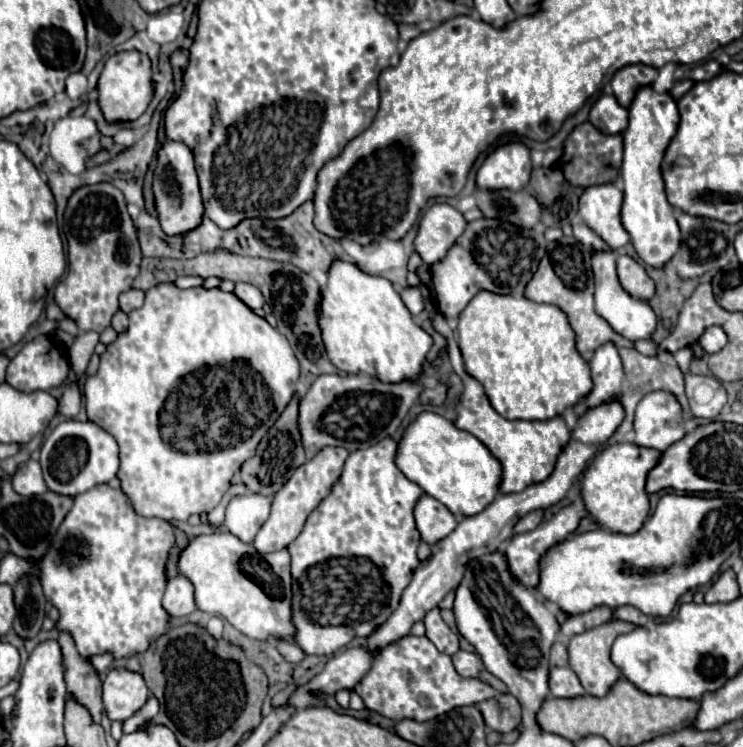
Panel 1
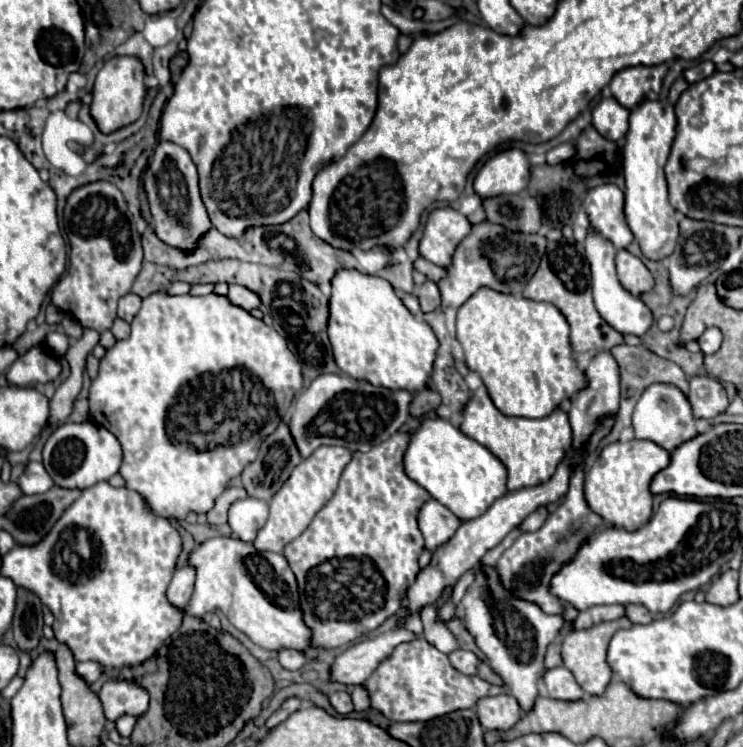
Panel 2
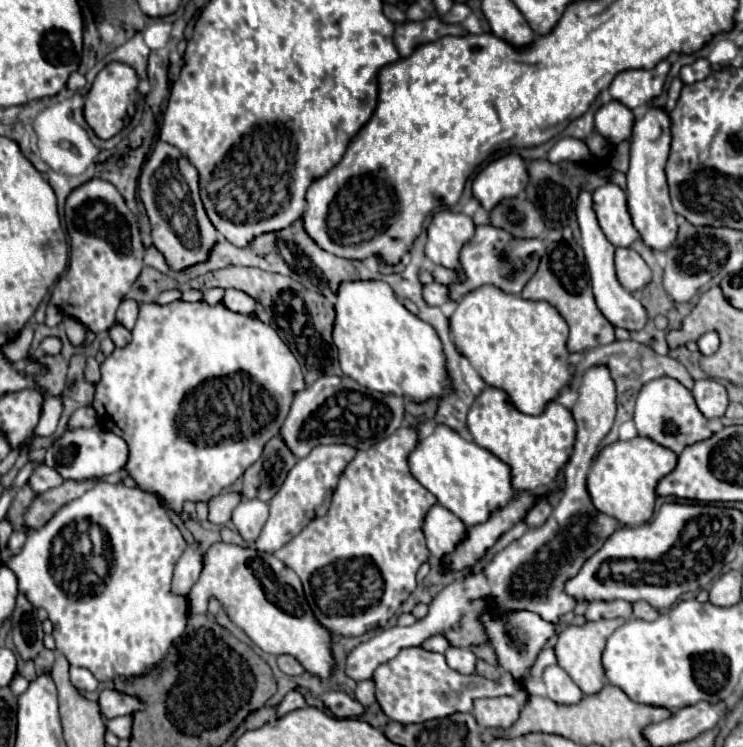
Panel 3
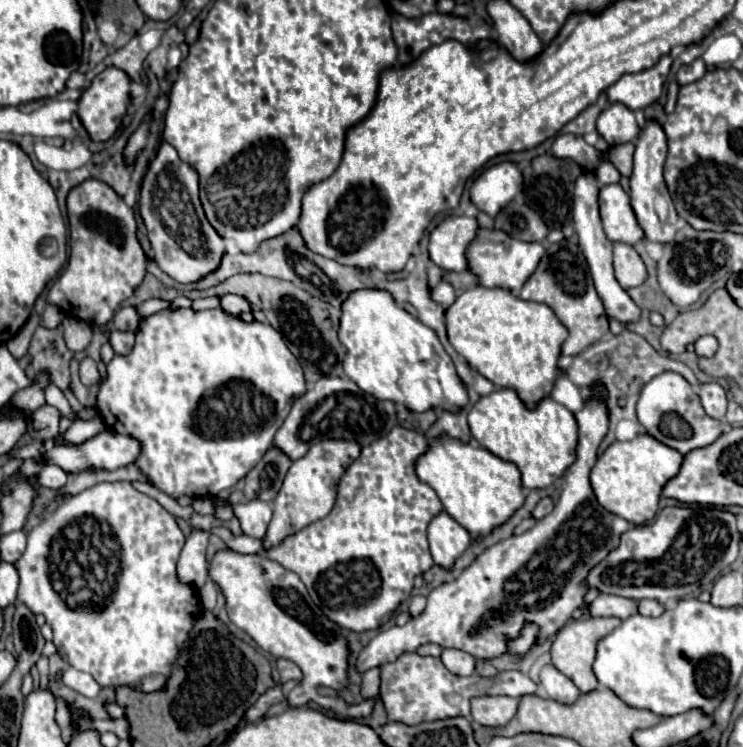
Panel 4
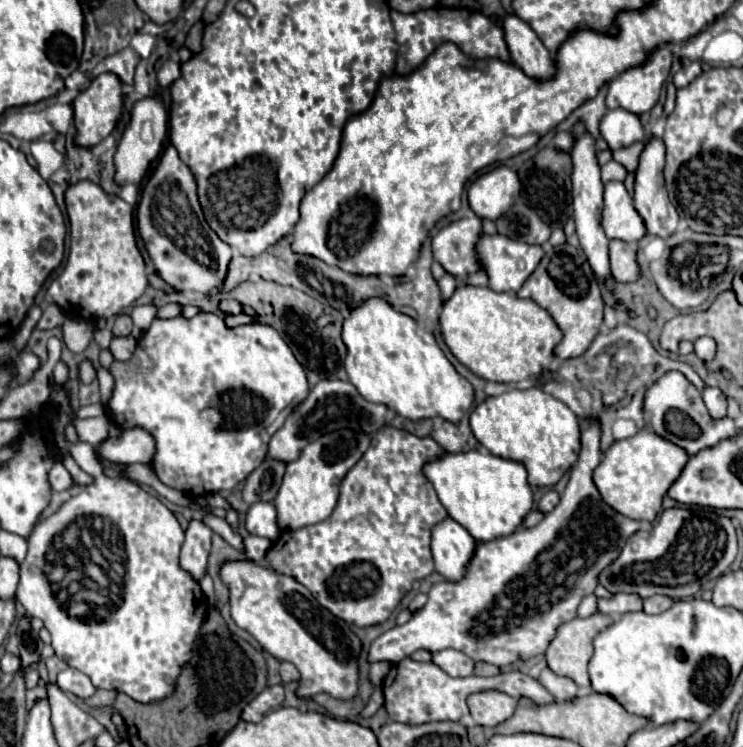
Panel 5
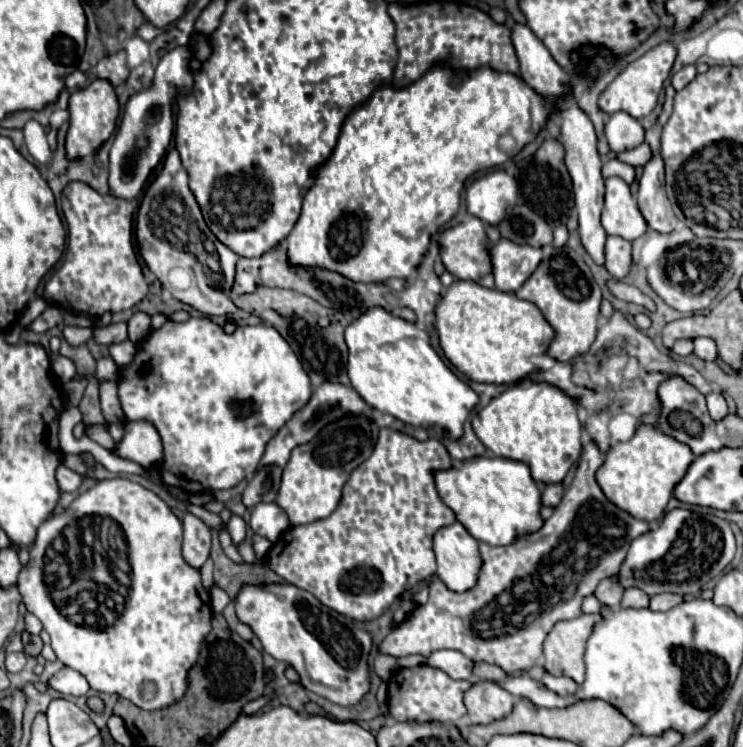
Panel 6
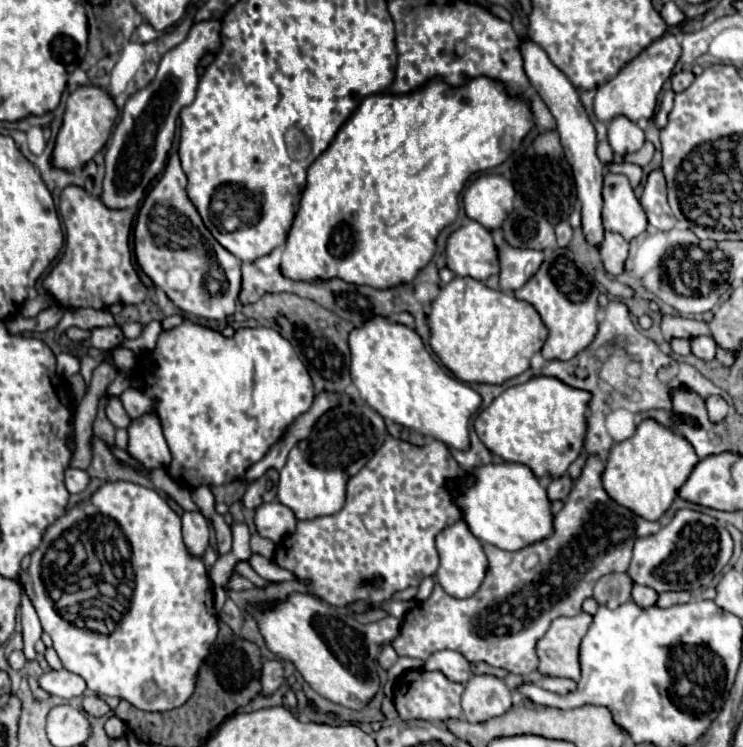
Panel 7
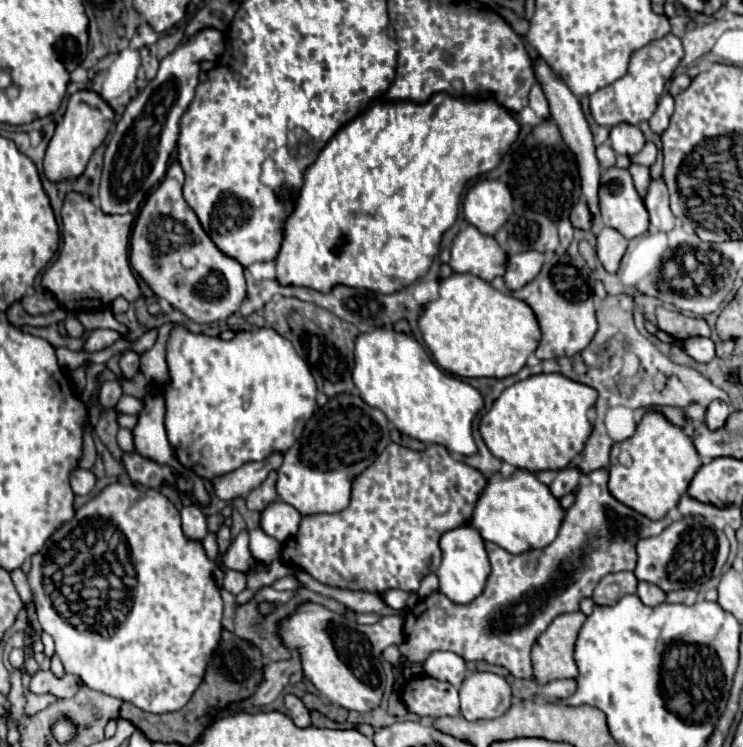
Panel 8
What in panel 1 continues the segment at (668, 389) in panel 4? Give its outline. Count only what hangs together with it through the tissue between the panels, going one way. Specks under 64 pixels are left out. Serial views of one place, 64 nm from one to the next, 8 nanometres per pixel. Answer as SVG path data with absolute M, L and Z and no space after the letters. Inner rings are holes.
M662 390L646 394L636 408L634 432L636 446L652 448L658 452L680 440L686 430L684 416L676 398L670 392Z

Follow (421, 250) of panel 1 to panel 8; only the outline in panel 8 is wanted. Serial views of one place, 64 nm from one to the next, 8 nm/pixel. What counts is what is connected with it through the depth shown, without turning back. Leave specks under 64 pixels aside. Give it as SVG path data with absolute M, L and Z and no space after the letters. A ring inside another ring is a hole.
M466 226L456 234L450 248L450 268L458 274L474 274L490 282L504 274L506 252L488 234L482 234L476 226Z

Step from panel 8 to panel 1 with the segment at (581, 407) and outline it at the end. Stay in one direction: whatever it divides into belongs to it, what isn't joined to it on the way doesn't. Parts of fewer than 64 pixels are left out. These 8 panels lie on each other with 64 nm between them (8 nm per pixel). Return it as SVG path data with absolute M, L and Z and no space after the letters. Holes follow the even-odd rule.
M433 312L429 315L432 321L434 329L446 337L448 341L448 353L449 361L454 372L462 376L464 380L464 392L456 404L456 420L454 420L454 426L460 428L460 430L466 430L470 434L474 434L488 450L490 454L502 464L502 480L500 480L500 492L502 494L512 494L512 492L522 492L524 488L528 488L530 484L536 484L536 482L542 482L550 476L550 472L554 470L554 464L556 464L556 458L558 454L562 452L564 444L568 444L570 440L570 430L566 428L562 416L556 416L552 420L534 420L534 422L528 422L528 420L506 420L502 418L488 402L484 390L482 390L482 384L476 382L474 378L470 378L466 372L464 372L464 366L462 366L462 356L460 356L460 350L455 340L452 338L453 333L449 328L447 321L440 313Z

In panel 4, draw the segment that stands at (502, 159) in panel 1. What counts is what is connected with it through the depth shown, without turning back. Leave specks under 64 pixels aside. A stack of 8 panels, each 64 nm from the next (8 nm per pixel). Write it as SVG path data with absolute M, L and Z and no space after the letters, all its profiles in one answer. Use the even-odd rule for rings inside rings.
M500 162L486 168L472 184L470 198L478 210L496 216L522 190L524 176L514 162Z

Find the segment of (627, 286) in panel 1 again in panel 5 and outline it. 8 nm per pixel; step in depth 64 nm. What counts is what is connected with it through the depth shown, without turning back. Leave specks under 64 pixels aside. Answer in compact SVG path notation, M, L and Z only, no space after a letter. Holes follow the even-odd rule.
M610 240L610 270L616 282L636 282L640 278L636 246L622 240Z

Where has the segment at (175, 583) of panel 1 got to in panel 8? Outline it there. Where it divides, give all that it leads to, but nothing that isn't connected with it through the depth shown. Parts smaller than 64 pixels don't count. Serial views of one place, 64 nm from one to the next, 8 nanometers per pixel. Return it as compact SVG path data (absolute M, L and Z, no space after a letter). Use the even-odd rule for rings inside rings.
M194 504L188 508L182 508L182 530L186 534L186 538L194 540L194 542L202 542L208 534L208 526L206 526L206 516L202 514L202 510Z

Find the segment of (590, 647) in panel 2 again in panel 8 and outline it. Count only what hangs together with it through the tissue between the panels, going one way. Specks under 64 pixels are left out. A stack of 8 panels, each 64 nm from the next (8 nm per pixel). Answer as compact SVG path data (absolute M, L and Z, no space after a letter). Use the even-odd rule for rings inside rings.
M562 614L538 636L532 648L534 676L538 682L550 682L556 678L576 678L578 666L574 662L574 644L586 614Z

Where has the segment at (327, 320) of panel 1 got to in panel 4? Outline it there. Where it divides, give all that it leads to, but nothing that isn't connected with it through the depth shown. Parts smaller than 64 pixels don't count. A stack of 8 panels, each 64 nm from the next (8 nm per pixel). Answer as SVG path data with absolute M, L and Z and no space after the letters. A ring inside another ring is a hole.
M362 288L348 294L348 300L342 304L342 316L340 316L340 330L338 330L340 344L348 350L342 366L350 380L354 380L360 390L380 398L380 400L392 400L396 404L408 406L412 412L424 412L428 408L434 410L452 410L466 406L466 386L458 378L454 364L450 356L444 352L436 332L428 326L424 326L418 318L408 314L404 308L400 308L392 294L388 290L378 288Z

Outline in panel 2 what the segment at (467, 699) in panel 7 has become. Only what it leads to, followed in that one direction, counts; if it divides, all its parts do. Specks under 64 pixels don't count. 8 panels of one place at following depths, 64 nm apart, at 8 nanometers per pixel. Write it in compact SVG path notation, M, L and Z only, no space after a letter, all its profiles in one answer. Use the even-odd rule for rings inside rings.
M510 694L478 700L476 712L484 730L510 730L520 720L520 706Z

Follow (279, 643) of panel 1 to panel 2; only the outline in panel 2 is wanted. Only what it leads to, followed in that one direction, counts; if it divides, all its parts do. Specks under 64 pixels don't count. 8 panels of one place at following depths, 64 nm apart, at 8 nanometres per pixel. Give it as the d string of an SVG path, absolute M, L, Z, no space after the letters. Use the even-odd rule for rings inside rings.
M284 648L278 652L278 658L280 658L280 664L288 670L300 670L306 662L306 654L304 652L296 652L296 650L290 650L290 648Z

